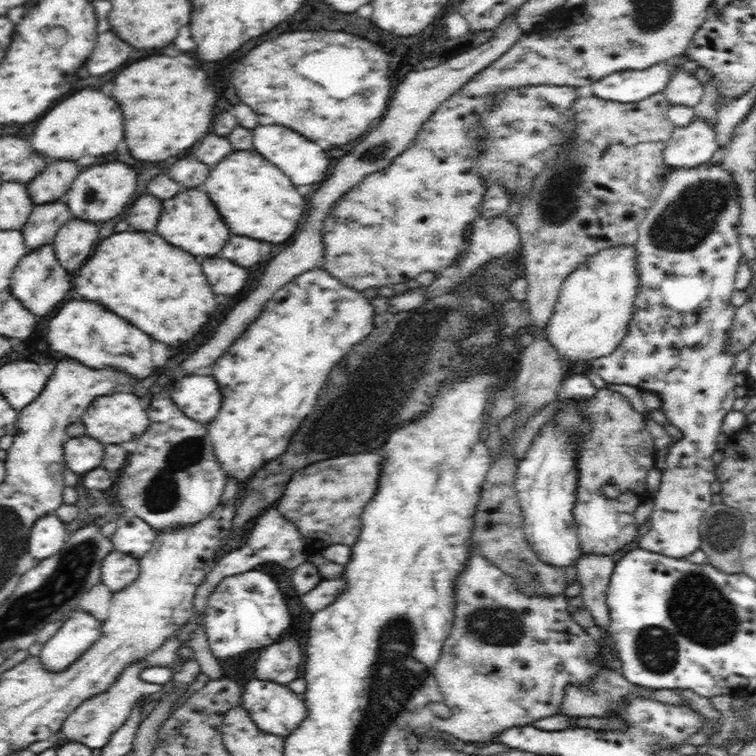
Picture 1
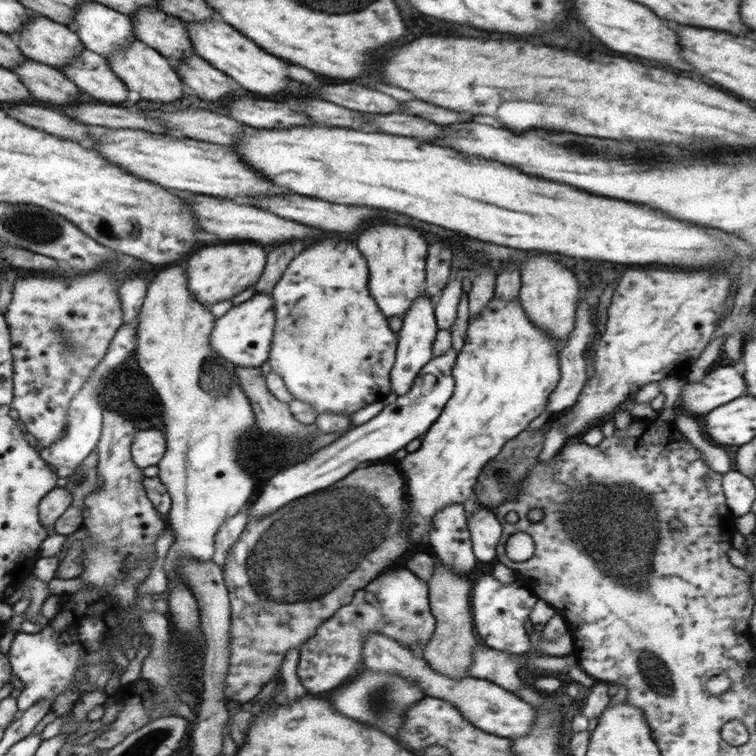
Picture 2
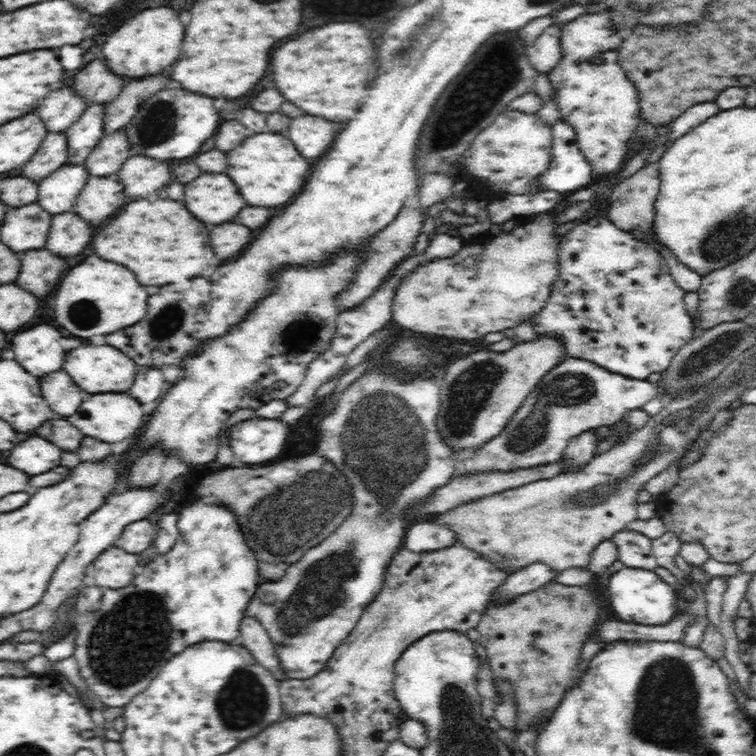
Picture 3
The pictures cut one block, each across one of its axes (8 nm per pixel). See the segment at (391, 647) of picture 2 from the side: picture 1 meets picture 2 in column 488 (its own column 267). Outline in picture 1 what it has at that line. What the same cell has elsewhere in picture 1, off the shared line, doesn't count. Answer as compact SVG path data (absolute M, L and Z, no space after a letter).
M252 679L243 686L241 705L262 732L288 736L308 716L304 696L294 694L287 685Z

